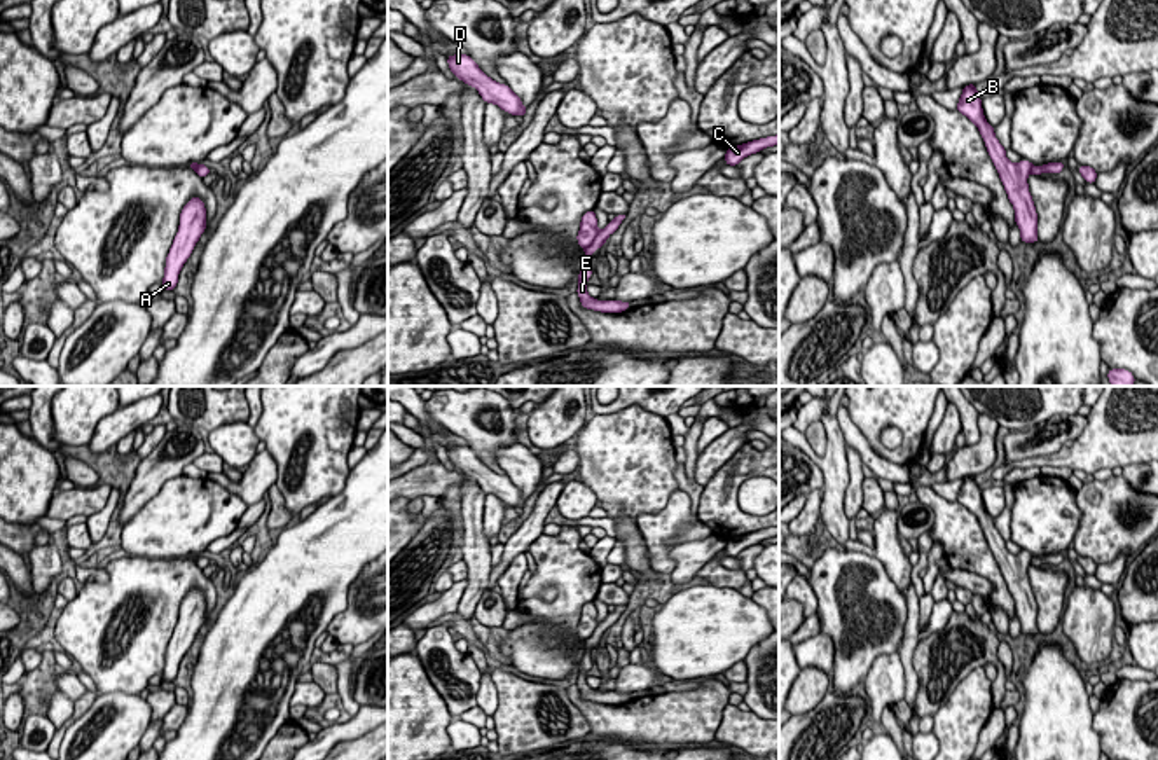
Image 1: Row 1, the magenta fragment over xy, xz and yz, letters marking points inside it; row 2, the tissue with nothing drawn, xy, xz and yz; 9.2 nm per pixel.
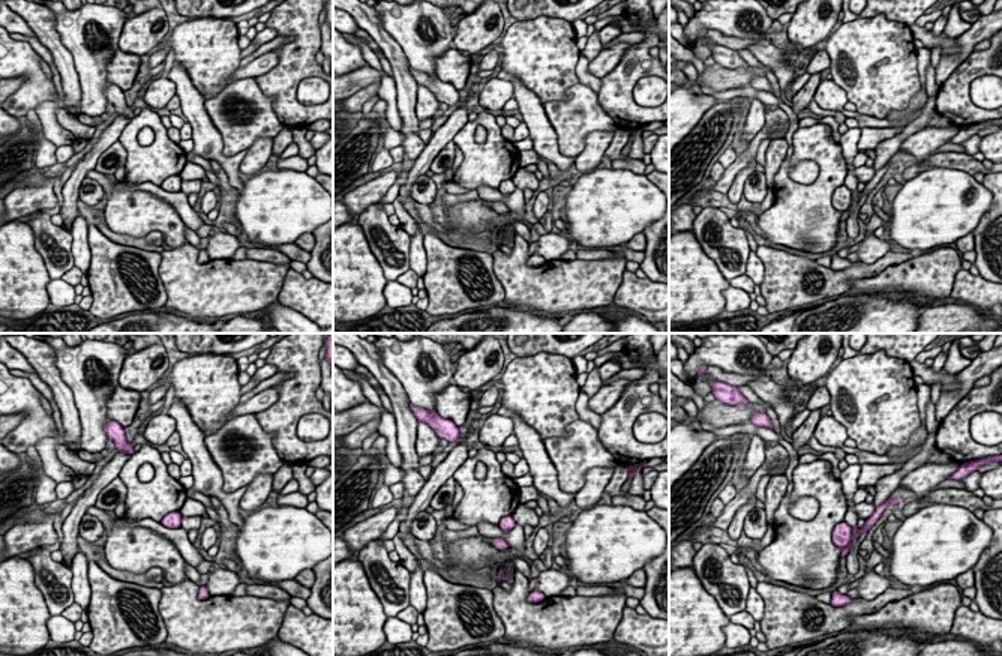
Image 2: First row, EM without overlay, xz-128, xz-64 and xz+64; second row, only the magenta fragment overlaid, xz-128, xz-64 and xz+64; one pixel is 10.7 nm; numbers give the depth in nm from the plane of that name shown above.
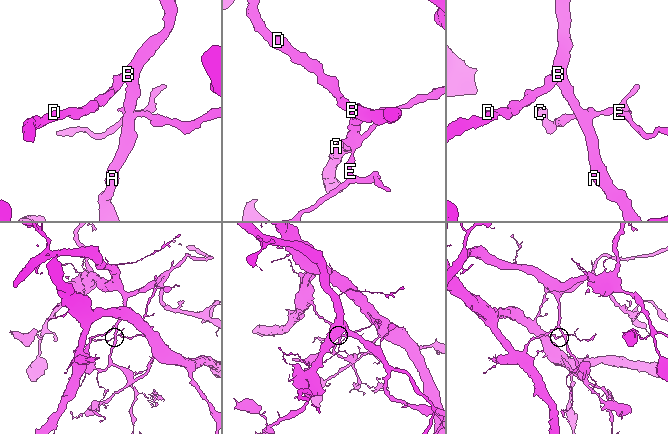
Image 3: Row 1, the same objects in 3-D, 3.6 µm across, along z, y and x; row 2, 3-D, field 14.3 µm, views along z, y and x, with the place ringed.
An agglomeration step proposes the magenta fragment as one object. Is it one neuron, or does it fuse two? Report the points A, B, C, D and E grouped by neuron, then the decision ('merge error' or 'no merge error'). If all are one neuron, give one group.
A B D / C E; merge error

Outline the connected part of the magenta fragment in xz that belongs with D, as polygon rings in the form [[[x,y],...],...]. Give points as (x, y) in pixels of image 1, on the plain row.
[[[468,446],[445,447],[456,470],[475,479],[486,494],[494,494],[510,507],[526,508],[520,489],[507,477],[487,468]]]

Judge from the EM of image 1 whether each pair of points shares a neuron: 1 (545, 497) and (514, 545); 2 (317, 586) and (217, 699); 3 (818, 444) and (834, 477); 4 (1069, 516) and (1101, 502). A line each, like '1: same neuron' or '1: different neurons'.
1: same neuron
2: same neuron
3: different neurons
4: different neurons

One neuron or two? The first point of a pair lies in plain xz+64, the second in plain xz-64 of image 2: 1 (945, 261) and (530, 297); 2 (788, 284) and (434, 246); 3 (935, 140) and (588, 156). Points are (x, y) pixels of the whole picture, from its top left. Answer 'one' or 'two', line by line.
1: one
2: one
3: one

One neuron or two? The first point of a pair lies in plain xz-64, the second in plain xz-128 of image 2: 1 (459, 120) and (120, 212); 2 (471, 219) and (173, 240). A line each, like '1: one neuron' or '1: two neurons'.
1: two neurons
2: one neuron

